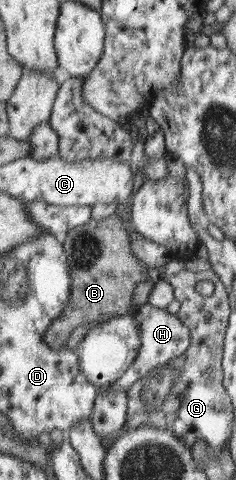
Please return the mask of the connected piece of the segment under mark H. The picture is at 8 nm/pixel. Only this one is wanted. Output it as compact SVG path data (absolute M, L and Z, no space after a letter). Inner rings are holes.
M142 303L130 314L134 318L140 334L142 334L142 345L131 367L115 382L111 383L114 391L129 390L136 382L147 377L148 374L162 369L172 360L182 356L191 345L189 329L180 321L177 315L168 313L166 308L160 309L160 307L154 307L150 303Z

